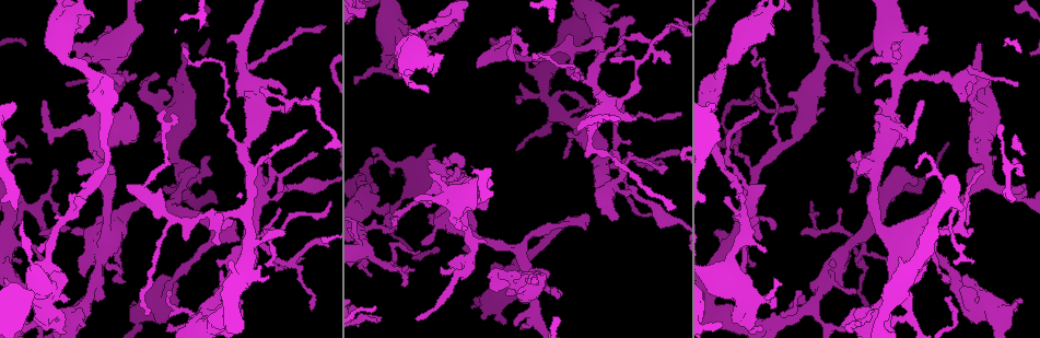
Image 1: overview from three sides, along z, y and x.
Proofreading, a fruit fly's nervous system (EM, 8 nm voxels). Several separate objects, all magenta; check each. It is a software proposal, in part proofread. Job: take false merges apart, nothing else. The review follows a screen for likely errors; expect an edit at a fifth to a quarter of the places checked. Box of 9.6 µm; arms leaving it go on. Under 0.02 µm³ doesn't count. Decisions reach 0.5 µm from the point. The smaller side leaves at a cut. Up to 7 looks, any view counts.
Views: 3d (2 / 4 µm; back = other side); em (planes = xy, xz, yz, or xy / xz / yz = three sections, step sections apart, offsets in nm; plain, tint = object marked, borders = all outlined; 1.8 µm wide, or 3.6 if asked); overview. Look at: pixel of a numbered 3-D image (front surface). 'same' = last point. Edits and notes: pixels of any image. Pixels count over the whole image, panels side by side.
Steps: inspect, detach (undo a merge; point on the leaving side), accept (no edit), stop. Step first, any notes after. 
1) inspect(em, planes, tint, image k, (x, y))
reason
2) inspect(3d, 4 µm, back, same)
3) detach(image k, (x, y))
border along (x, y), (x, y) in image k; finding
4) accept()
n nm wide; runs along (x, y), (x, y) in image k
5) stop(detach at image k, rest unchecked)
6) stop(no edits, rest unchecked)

inspect(em, planes, tint, image 1, (883, 199))
abrupt turn

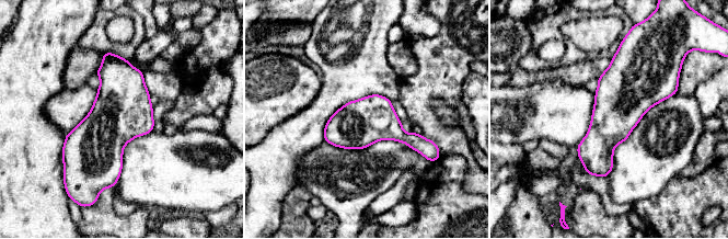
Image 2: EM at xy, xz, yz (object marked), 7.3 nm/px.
accept()
all the same cell

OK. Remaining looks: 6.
inspect(3d, 4 µm, image 1, (255, 112))
small branch off a trunk

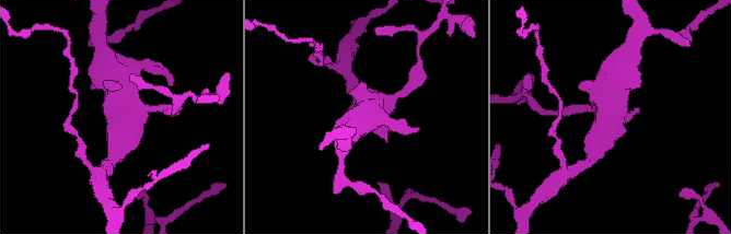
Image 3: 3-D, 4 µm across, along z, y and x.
inspect(em, xz, step 16, tint, image 3, (124, 117))
3 arms; arms of 170, 200, 460 nm; need the tissue

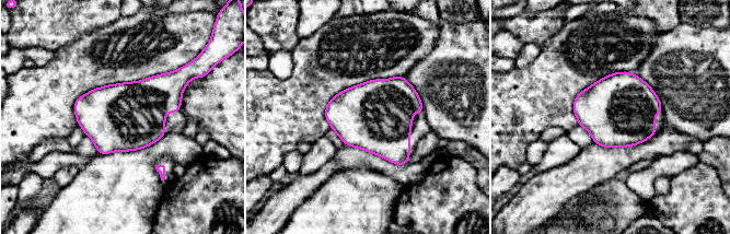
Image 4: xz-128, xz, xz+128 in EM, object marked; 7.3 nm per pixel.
accept()
500 nm wide; all the same cell

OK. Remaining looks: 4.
inspect(em, 3.6 µm, xy, step 16, tint, image 1, (744, 293))
calibre changes

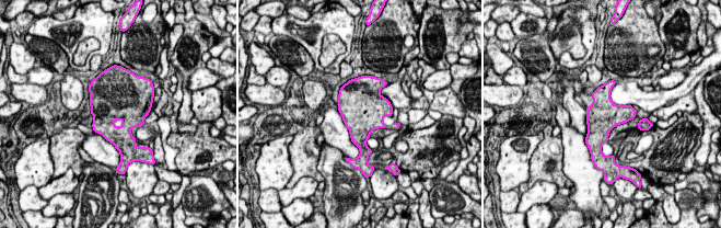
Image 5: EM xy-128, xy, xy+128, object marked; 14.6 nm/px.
accept()
continuous, no second cell

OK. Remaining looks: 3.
stop(no edits, rest unchecked)

